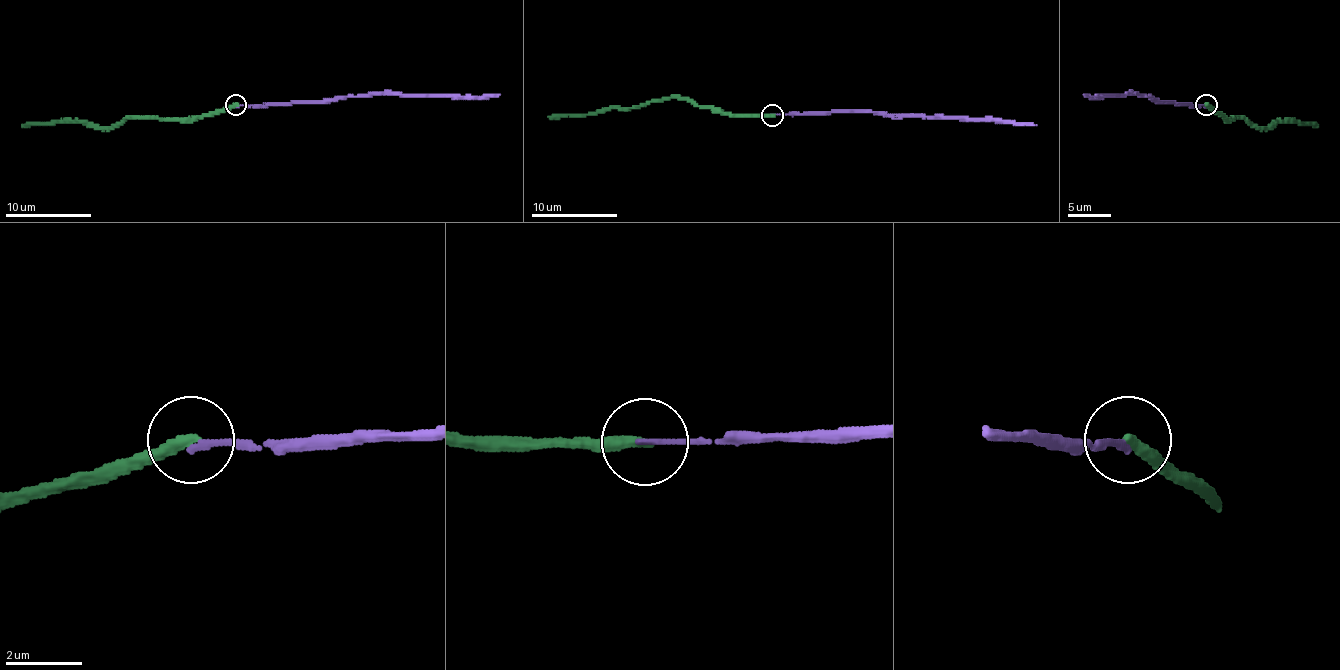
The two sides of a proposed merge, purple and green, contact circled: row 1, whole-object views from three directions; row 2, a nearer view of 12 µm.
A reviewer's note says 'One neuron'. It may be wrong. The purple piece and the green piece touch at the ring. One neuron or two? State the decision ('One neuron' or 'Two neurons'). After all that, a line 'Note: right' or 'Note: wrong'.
Two neurons
Note: wrong

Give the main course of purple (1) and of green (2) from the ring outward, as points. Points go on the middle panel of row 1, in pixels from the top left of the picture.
1: (771, 114), (877, 112), (888, 116), (968, 116), (1036, 125)
2: (771, 114), (716, 112), (676, 97), (662, 97), (634, 108), (605, 108), (588, 114), (548, 116)

